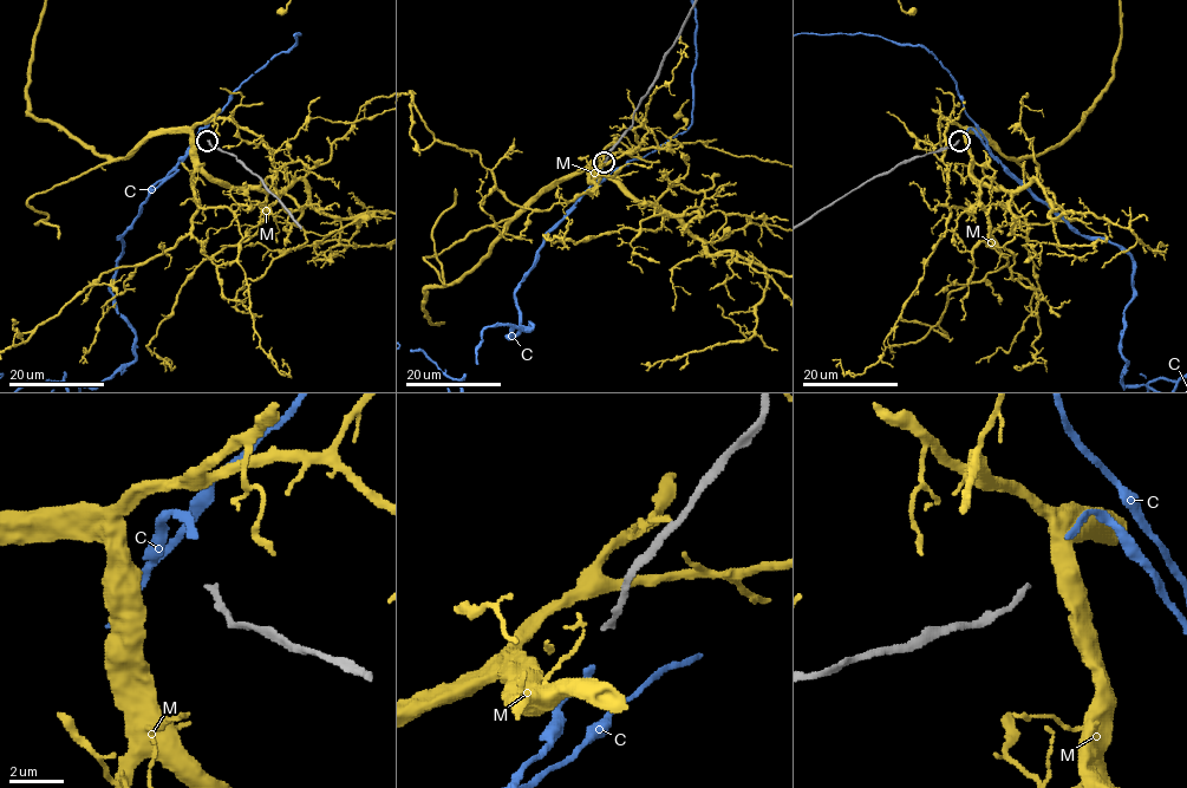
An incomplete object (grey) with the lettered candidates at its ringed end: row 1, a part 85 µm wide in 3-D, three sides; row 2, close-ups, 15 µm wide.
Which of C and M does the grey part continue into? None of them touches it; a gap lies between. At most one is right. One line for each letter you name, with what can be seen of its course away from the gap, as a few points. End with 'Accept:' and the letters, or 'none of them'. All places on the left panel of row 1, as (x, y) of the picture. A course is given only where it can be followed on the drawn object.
Accept: C

